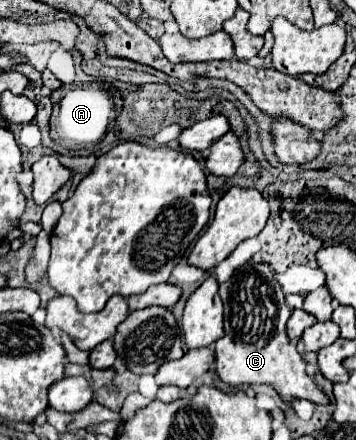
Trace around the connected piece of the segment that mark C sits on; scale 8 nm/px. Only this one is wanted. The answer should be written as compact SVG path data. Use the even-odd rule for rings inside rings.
M265 263L241 265L227 283L219 285L219 295L221 295L223 305L225 305L225 335L215 343L215 363L217 363L217 375L221 377L221 381L231 385L231 387L237 387L241 383L245 383L245 385L267 383L279 393L279 397L287 405L291 405L295 399L307 399L311 403L329 405L327 395L307 375L307 371L305 371L307 361L295 349L295 345L291 345L291 341L287 337L285 323L289 319L289 307L285 305L285 295L283 295L281 287L275 279L273 269Z

